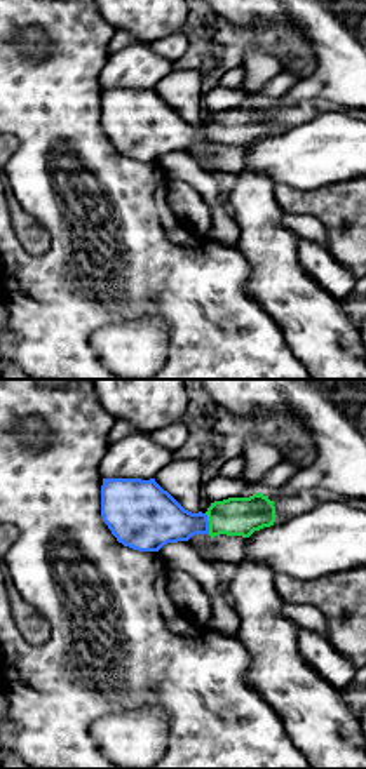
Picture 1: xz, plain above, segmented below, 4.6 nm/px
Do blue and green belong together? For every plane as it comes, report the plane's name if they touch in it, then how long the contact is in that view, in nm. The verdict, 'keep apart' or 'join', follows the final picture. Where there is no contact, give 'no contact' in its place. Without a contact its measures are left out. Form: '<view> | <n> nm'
xz | 110 nm

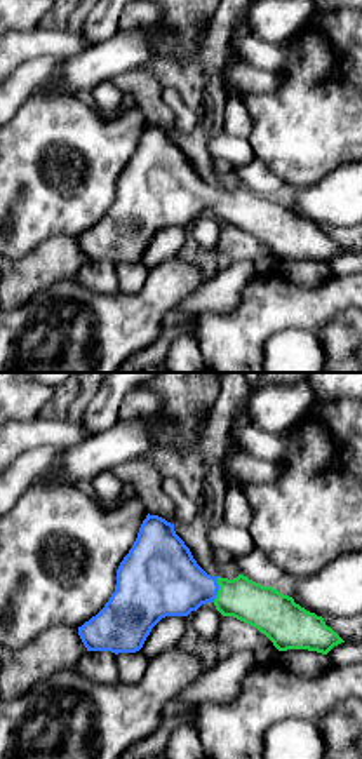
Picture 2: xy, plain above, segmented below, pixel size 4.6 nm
xy | 120 nm

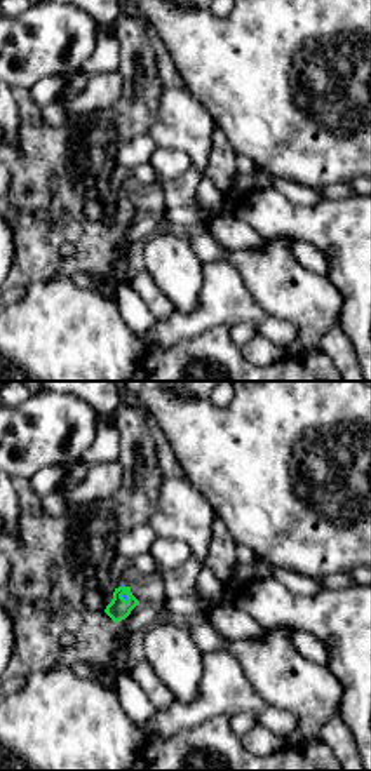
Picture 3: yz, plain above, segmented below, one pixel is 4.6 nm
yz | 50 nm

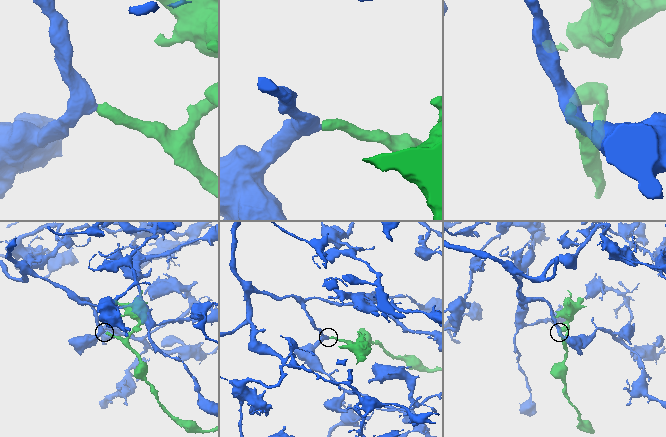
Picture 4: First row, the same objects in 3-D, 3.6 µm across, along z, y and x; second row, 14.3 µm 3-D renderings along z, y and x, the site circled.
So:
join

